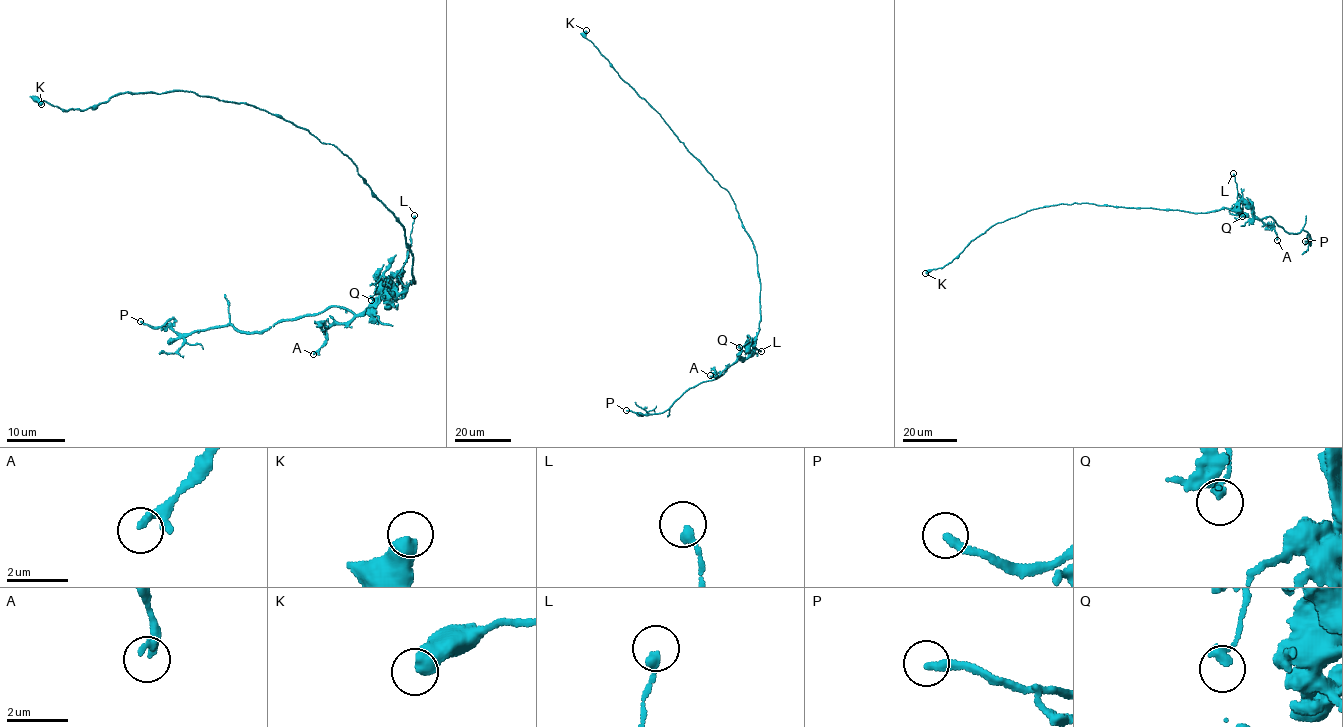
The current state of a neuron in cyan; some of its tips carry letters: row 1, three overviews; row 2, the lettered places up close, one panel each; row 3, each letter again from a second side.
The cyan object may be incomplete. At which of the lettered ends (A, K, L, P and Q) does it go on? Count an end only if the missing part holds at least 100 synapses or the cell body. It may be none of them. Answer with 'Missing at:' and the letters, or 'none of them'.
Missing at: P

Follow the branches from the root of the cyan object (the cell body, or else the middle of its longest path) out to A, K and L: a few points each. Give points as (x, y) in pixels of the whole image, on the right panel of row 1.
A: (1130, 207), (1208, 213), (1232, 210), (1243, 201), (1263, 223), (1272, 225), (1277, 240)
K: (1130, 207), (1074, 202), (1029, 210), (991, 226), (972, 240), (951, 262), (925, 273)
L: (1130, 207), (1196, 213), (1230, 209), (1237, 200), (1233, 173)

